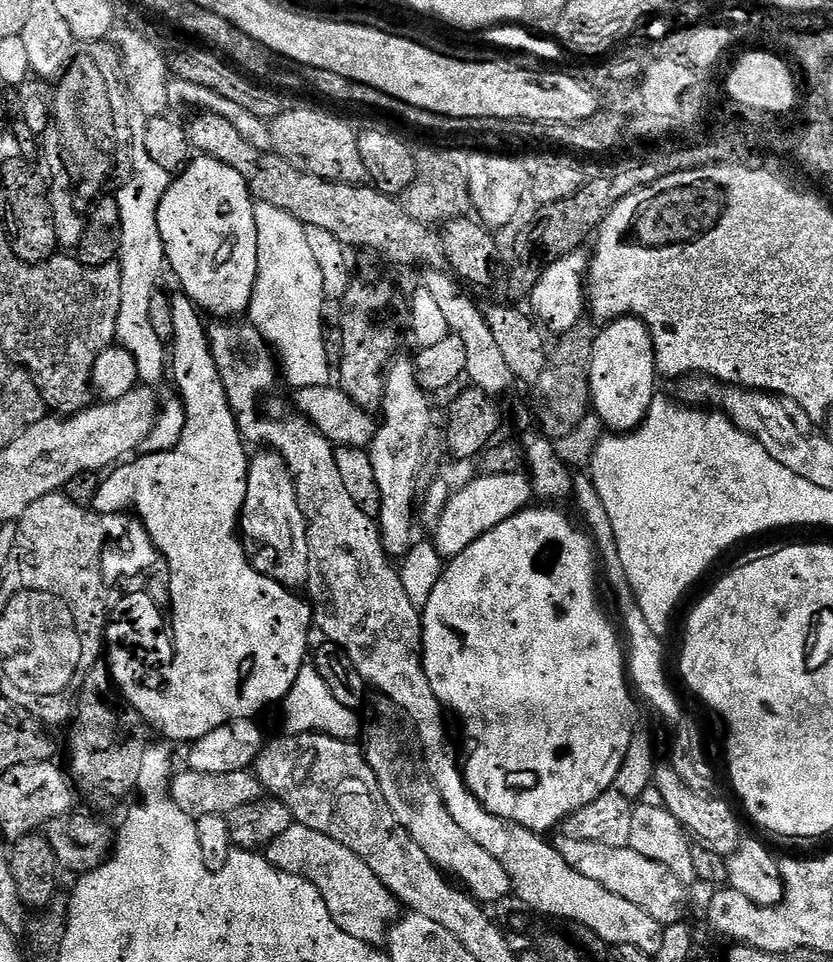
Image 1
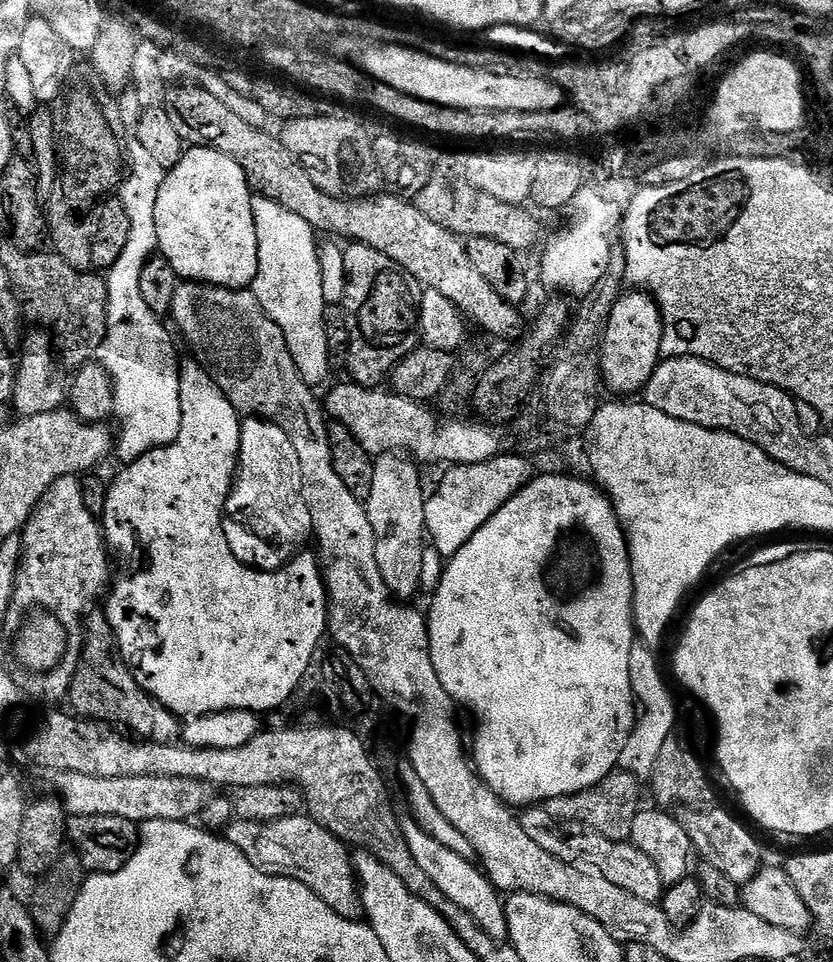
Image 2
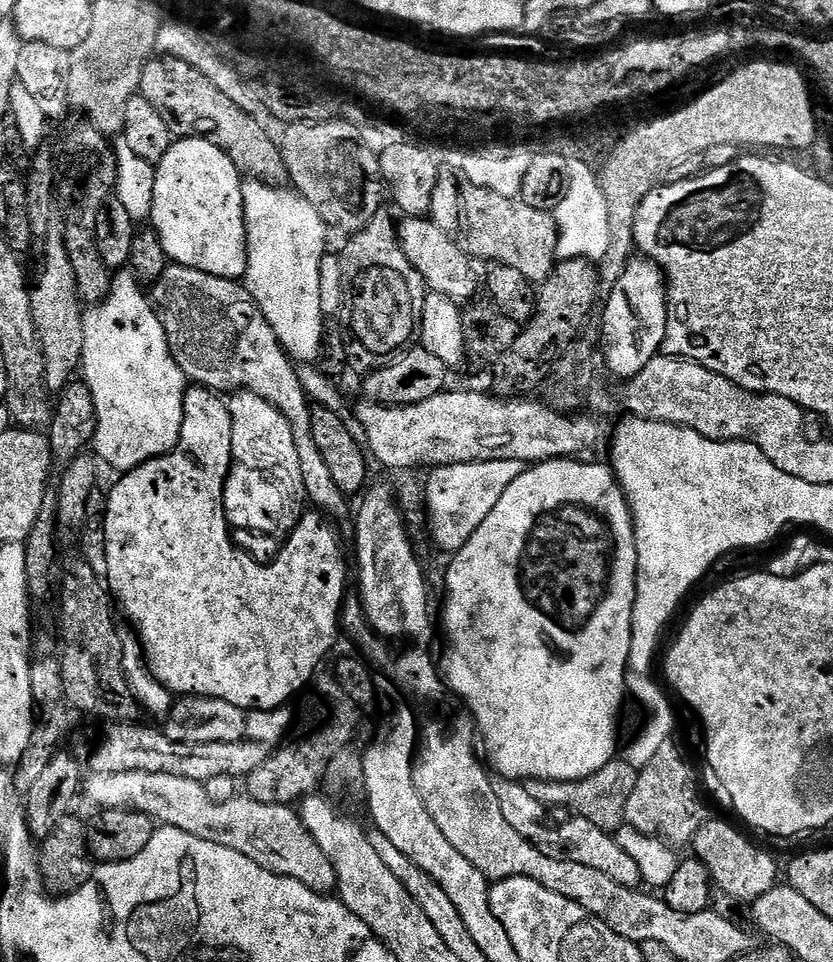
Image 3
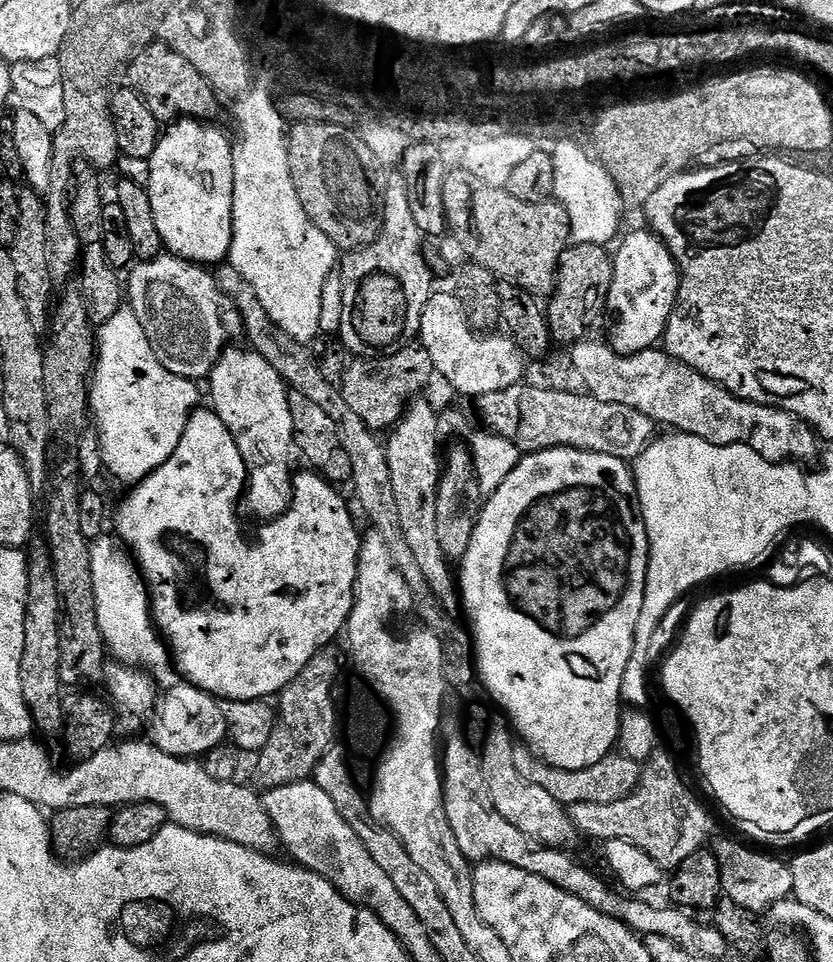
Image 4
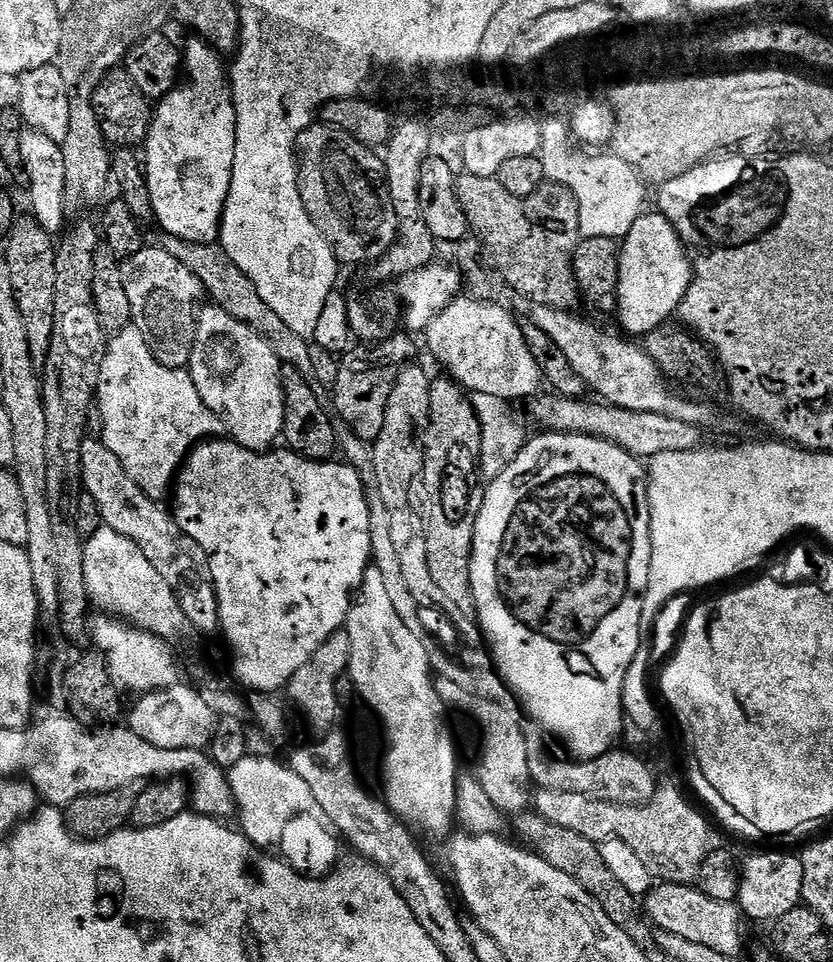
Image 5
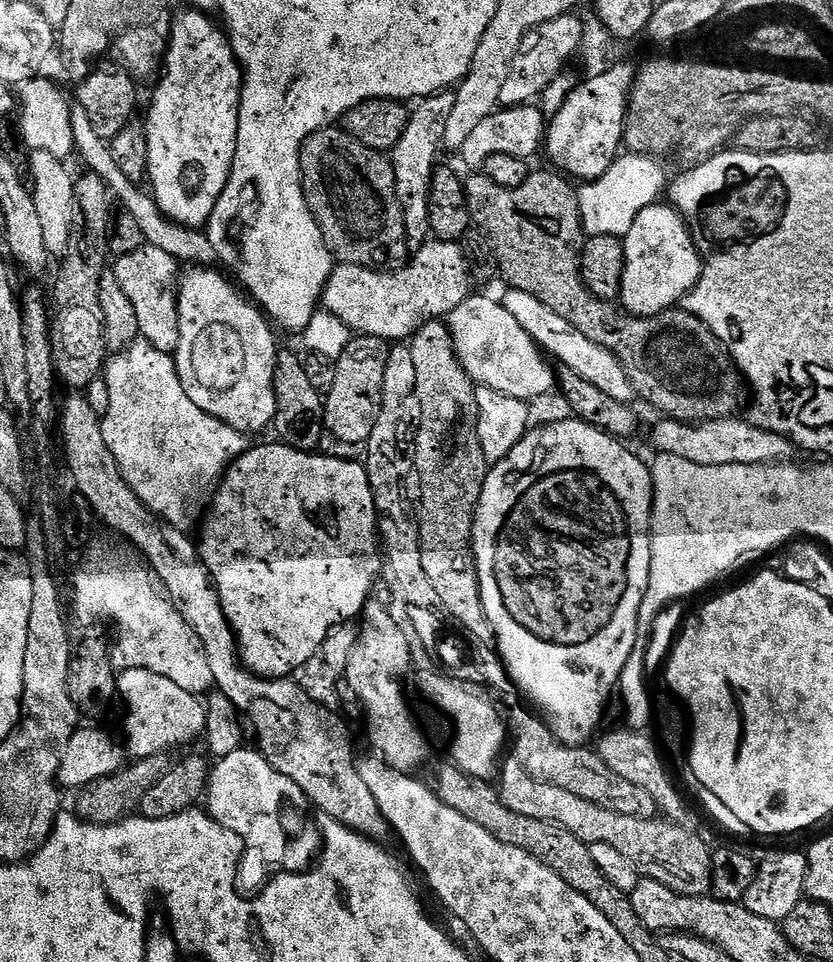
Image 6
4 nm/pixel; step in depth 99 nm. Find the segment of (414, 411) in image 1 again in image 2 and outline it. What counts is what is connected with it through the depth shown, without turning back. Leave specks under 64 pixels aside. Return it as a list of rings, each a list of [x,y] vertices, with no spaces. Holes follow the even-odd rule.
[[[400,454],[381,456],[374,463],[374,487],[366,501],[370,526],[374,528],[374,558],[378,560],[378,570],[382,572],[382,582],[386,582],[393,597],[400,602],[408,602],[415,592],[421,591],[422,556],[426,549],[426,491],[420,485],[421,469],[411,459]]]

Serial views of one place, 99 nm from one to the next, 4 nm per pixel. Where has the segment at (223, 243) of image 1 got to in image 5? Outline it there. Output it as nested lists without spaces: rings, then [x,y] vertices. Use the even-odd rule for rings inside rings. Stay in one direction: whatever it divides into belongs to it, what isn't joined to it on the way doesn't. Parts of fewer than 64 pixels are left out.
[[[192,38],[188,49],[185,47],[182,52],[186,79],[155,105],[152,125],[143,149],[145,152],[142,152],[155,223],[160,223],[167,235],[195,244],[216,244],[219,241],[220,220],[224,216],[224,203],[228,201],[232,185],[236,153],[236,104],[232,100],[230,72],[226,64],[224,68],[224,60],[225,57],[207,40]]]

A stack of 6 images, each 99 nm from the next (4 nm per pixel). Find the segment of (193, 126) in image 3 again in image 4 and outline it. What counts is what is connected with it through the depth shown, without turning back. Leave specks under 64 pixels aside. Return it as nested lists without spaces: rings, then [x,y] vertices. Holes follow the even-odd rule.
[[[162,42],[150,43],[137,54],[128,68],[126,80],[132,91],[140,95],[142,102],[150,106],[150,114],[154,114],[158,121],[172,122],[177,118],[187,118],[212,122],[220,112],[221,101],[210,82],[206,82],[206,78],[202,78],[202,74],[198,74],[186,58],[182,58],[182,54],[170,50],[170,46]]]

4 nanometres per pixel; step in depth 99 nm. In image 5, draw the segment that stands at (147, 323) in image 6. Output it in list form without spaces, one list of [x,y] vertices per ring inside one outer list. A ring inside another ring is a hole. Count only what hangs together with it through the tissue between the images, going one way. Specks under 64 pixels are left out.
[[[145,246],[141,252],[128,257],[120,265],[122,282],[126,282],[126,295],[130,297],[130,310],[132,311],[132,324],[148,340],[148,346],[156,354],[156,360],[167,368],[189,367],[194,342],[196,341],[196,326],[198,323],[198,305],[200,296],[205,295],[205,290],[194,274],[174,258],[162,246]]]

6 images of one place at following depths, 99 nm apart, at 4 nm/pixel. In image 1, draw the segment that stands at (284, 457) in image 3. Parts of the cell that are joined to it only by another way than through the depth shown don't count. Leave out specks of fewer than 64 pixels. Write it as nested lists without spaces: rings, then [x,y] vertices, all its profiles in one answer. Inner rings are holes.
[[[260,450],[257,456],[251,457],[248,466],[248,486],[246,502],[240,511],[238,528],[241,533],[248,532],[247,539],[256,543],[256,549],[251,549],[250,559],[252,565],[264,576],[274,578],[282,586],[293,590],[300,590],[307,585],[310,574],[310,542],[308,541],[308,520],[302,514],[298,506],[298,494],[296,482],[292,479],[292,472],[288,469],[288,463],[277,452]]]

